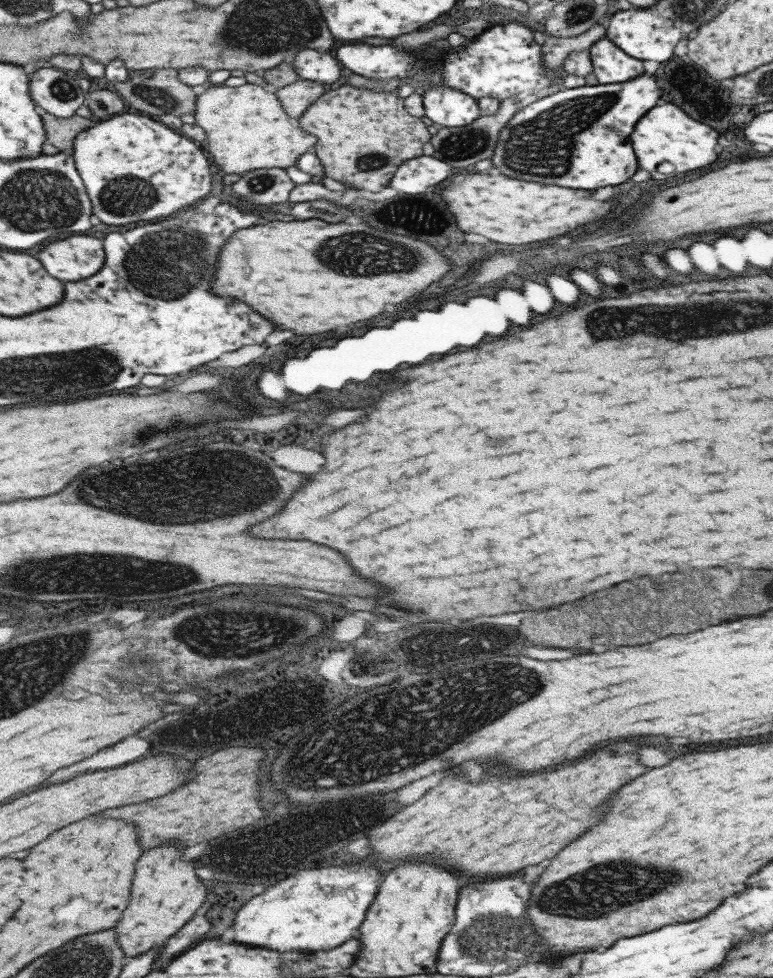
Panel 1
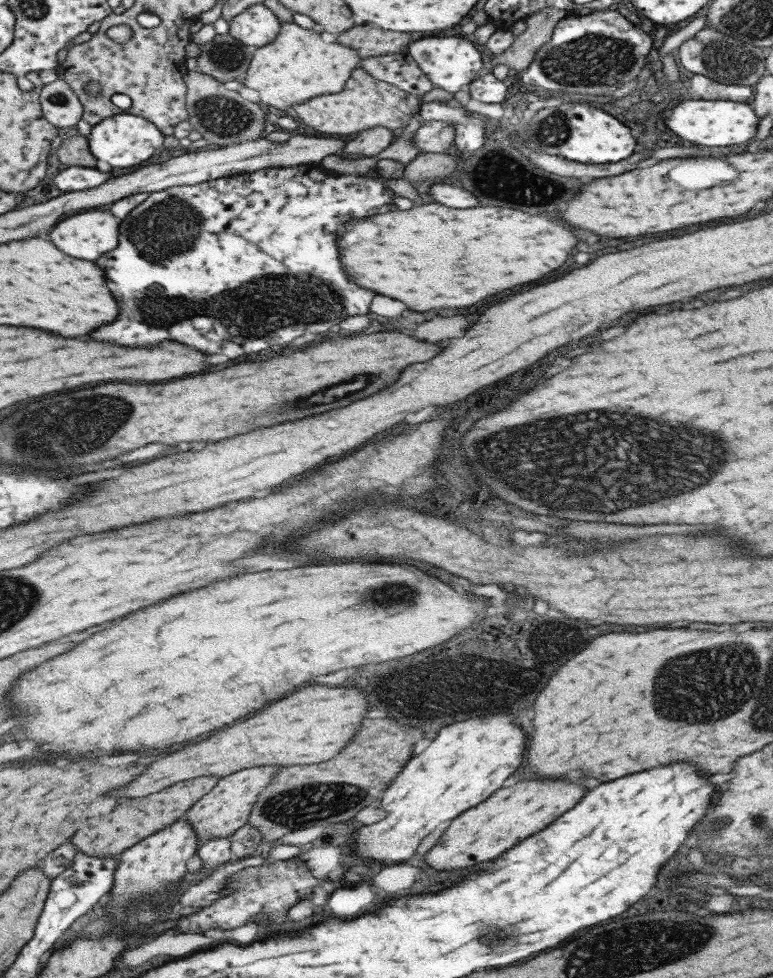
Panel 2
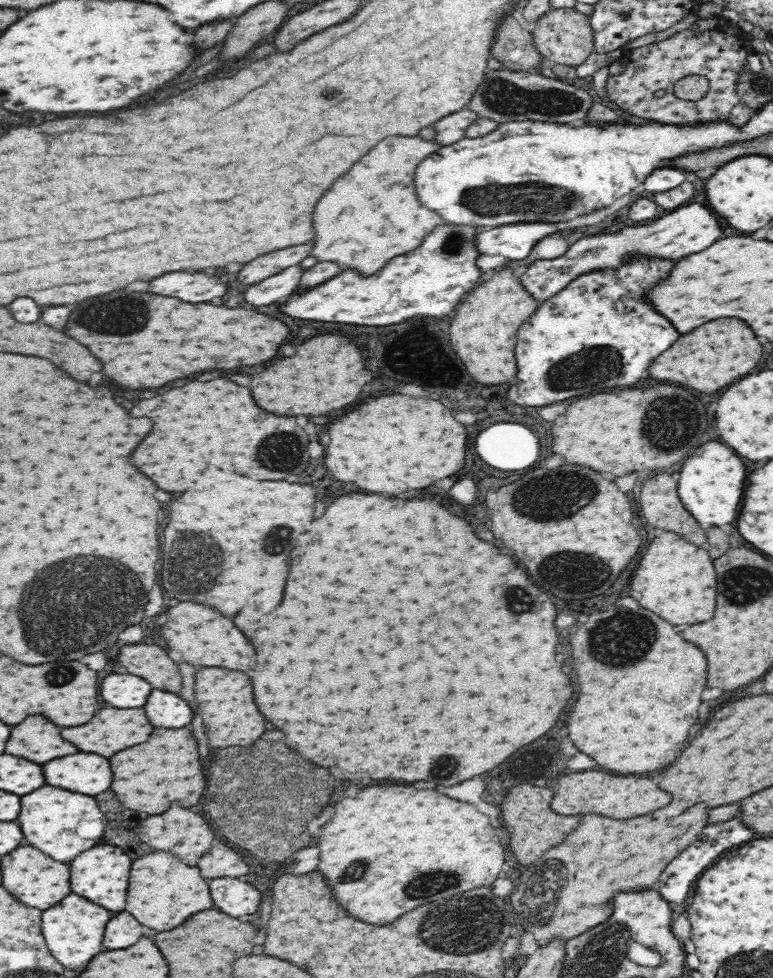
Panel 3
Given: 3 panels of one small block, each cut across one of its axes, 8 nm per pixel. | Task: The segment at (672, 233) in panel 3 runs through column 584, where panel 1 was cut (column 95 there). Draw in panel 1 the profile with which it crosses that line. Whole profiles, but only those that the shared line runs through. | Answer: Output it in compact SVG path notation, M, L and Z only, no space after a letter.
M71 236L45 246L37 260L49 276L61 282L77 282L93 276L104 261L102 243L91 236Z

